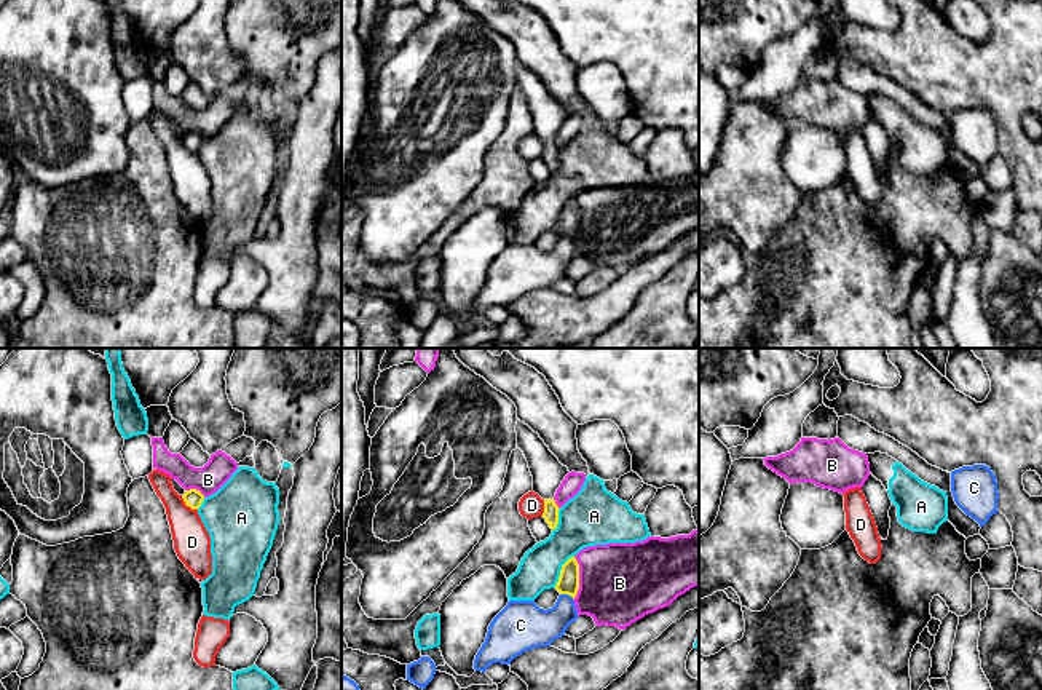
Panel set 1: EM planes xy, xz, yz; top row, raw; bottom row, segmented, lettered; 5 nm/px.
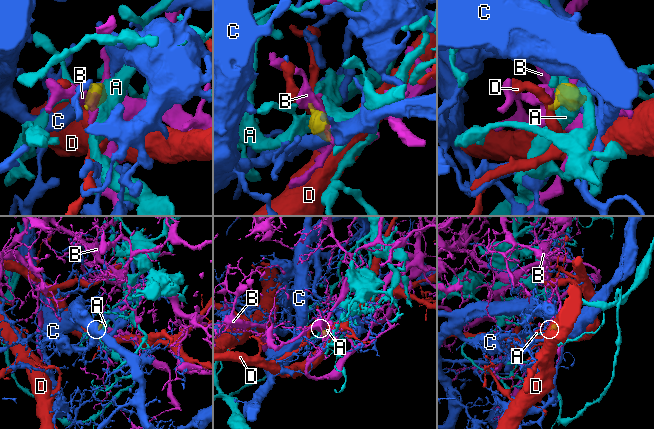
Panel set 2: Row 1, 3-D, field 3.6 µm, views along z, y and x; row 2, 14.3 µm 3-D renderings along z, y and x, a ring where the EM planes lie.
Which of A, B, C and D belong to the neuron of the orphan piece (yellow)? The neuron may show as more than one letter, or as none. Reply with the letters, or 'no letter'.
no letter

